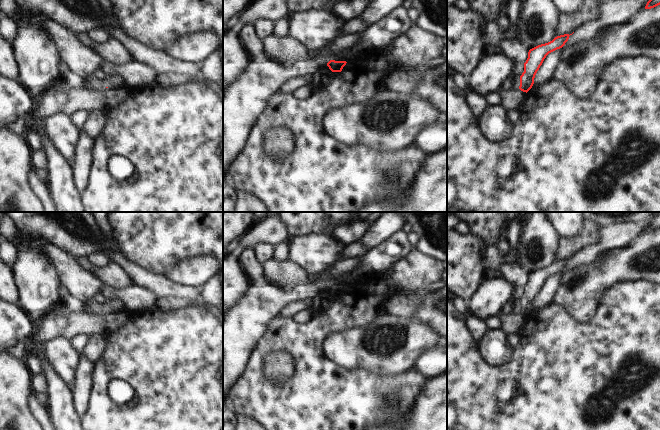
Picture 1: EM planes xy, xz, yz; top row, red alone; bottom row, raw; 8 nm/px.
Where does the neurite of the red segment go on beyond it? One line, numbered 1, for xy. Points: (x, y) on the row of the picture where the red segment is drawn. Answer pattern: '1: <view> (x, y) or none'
1: none

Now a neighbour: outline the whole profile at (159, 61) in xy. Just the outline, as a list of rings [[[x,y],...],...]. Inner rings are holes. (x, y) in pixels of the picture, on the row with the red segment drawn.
[[[97,0],[97,2],[101,11],[107,16],[111,38],[122,45],[132,61],[148,65],[157,72],[157,75],[177,72],[191,78],[200,77],[202,62],[182,63],[173,60],[165,51],[156,51],[150,47],[139,44],[121,30],[117,20],[112,14],[113,9],[110,1]]]

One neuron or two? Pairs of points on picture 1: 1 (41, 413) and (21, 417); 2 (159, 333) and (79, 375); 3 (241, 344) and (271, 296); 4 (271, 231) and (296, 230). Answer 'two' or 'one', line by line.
1: two
2: two
3: one
4: two

